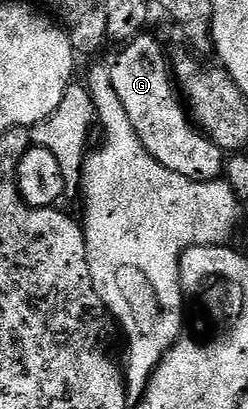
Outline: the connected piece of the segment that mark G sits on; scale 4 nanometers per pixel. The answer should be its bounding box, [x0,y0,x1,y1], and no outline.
[108,33,226,182]

